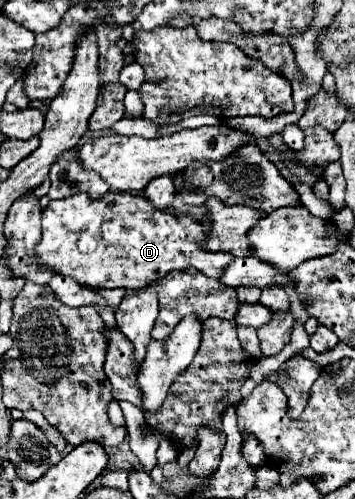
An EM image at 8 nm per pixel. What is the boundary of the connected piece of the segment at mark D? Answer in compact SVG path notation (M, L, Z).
M75 193L71 197L51 201L43 211L43 239L37 243L39 261L59 275L73 277L81 281L81 285L89 285L93 289L105 287L123 287L123 289L143 289L149 283L165 277L171 271L187 271L195 269L207 277L221 279L221 273L233 257L229 253L213 253L203 247L205 237L199 221L191 215L167 213L147 201L143 195L131 193L107 193L103 197L91 197L89 193Z

